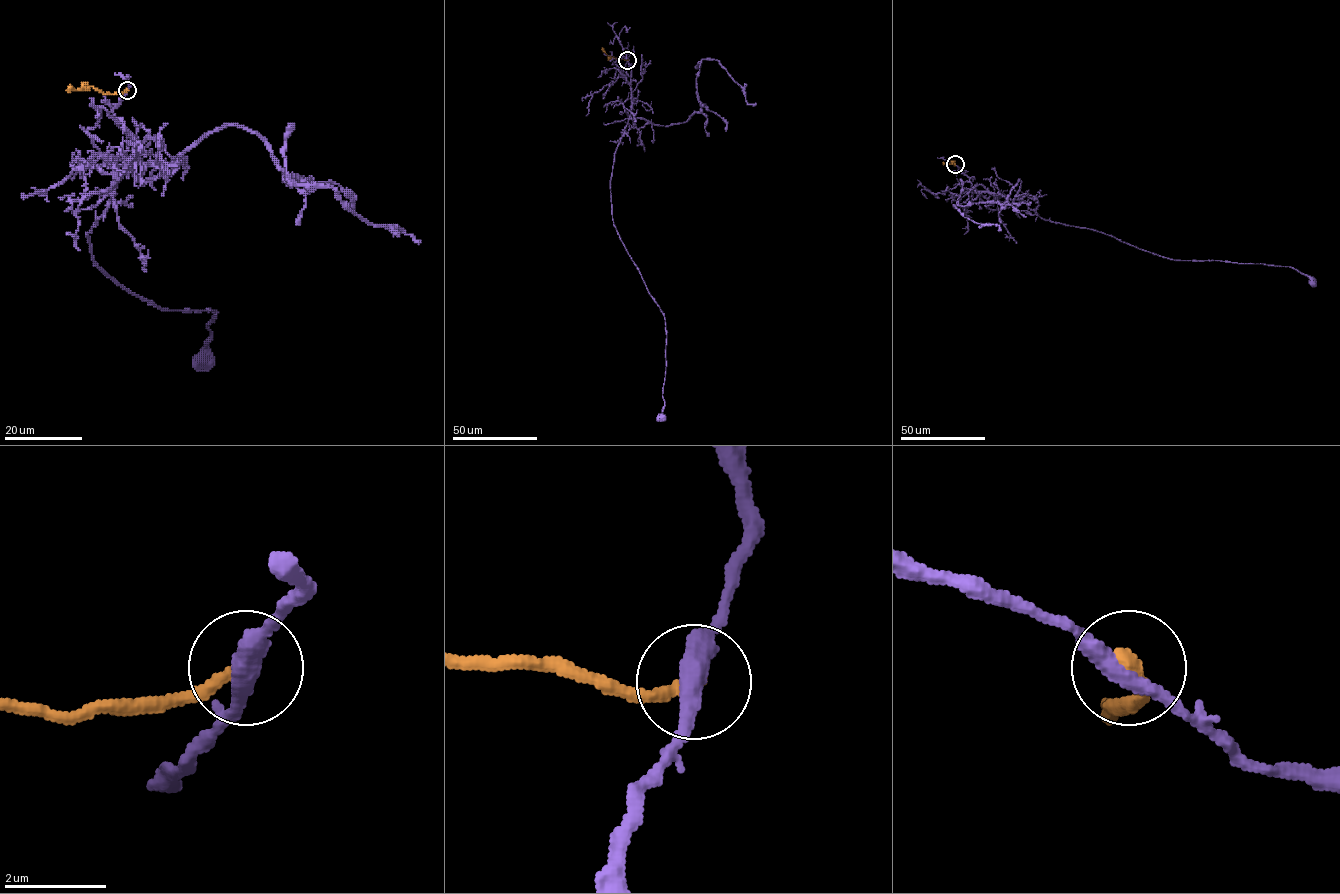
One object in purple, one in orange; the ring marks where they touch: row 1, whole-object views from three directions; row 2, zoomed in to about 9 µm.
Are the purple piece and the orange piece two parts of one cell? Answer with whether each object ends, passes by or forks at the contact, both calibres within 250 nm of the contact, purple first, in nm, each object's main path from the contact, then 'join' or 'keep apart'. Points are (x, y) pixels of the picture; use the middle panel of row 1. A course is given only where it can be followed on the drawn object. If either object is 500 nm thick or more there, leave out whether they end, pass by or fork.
purple passes by; orange ends; calibres 400 and 300 nm; course purple (628, 60), (620, 71), (631, 77), (631, 111), (614, 156), (611, 214), (619, 237), (664, 318), (661, 417); course orange (628, 60), (609, 57), (602, 48); keep apart

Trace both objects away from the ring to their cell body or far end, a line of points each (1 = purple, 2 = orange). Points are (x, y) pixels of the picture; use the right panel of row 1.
1: (955, 164), (966, 171), (978, 191), (1019, 199), (1045, 219), (1090, 228), (1167, 258), (1290, 266), (1312, 281)
2: (955, 164), (943, 163)

